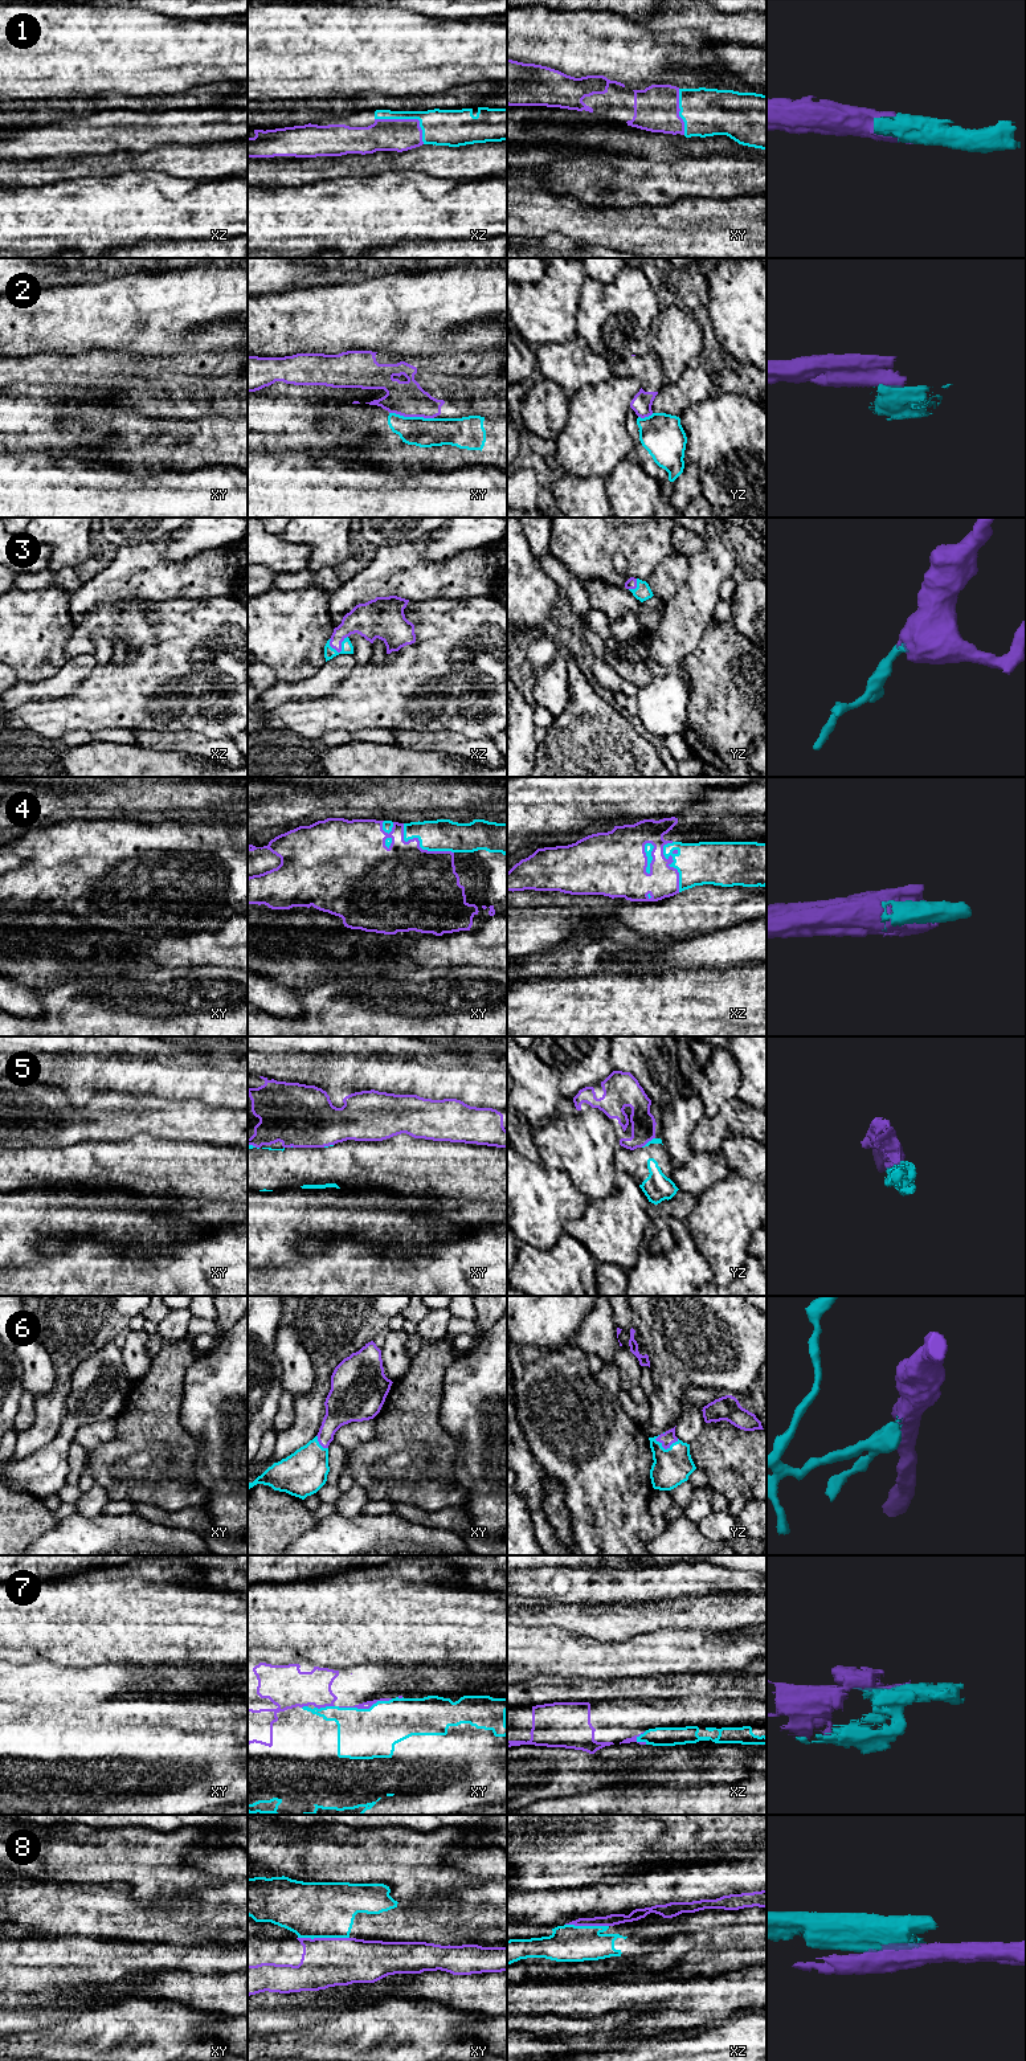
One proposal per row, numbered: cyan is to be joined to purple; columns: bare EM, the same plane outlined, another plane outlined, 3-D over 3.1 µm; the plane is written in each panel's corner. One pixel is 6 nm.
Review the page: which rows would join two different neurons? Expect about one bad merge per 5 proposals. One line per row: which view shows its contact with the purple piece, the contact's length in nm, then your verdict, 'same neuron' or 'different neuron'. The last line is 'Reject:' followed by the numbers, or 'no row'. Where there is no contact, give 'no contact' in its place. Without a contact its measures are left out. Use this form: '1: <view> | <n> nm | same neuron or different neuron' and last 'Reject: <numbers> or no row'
1: xz | 340 nm | same neuron
2: xy | 280 nm | different neuron
3: xz | 130 nm | same neuron
4: xz | 320 nm | same neuron
5: yz | 110 nm | different neuron
6: yz | 150 nm | same neuron
7: xy | 340 nm | same neuron
8: xy | 320 nm | different neuron
Reject: 2, 5, 8

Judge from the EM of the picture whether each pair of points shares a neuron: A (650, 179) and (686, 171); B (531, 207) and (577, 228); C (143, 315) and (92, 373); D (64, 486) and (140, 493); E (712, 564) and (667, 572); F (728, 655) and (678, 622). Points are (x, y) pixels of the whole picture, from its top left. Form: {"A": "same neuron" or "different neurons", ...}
{"A": "same neuron", "B": "same neuron", "C": "different neurons", "D": "same neuron", "E": "different neurons", "F": "different neurons"}

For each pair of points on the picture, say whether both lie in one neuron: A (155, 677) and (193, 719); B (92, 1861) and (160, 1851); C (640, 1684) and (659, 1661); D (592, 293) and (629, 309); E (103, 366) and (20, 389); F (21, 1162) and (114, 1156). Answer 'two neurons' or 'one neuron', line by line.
A: one neuron
B: one neuron
C: two neurons
D: one neuron
E: two neurons
F: one neuron

